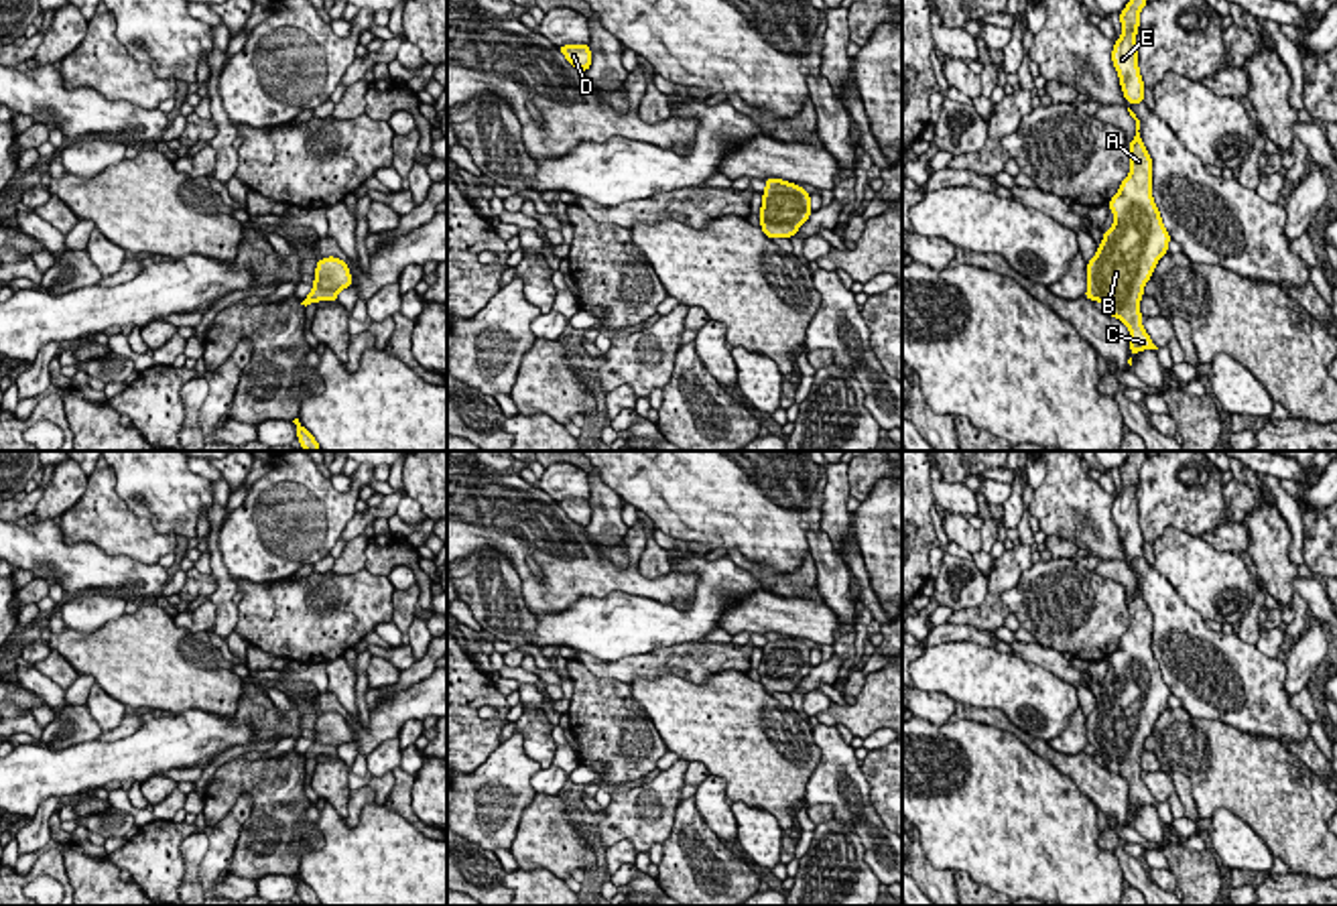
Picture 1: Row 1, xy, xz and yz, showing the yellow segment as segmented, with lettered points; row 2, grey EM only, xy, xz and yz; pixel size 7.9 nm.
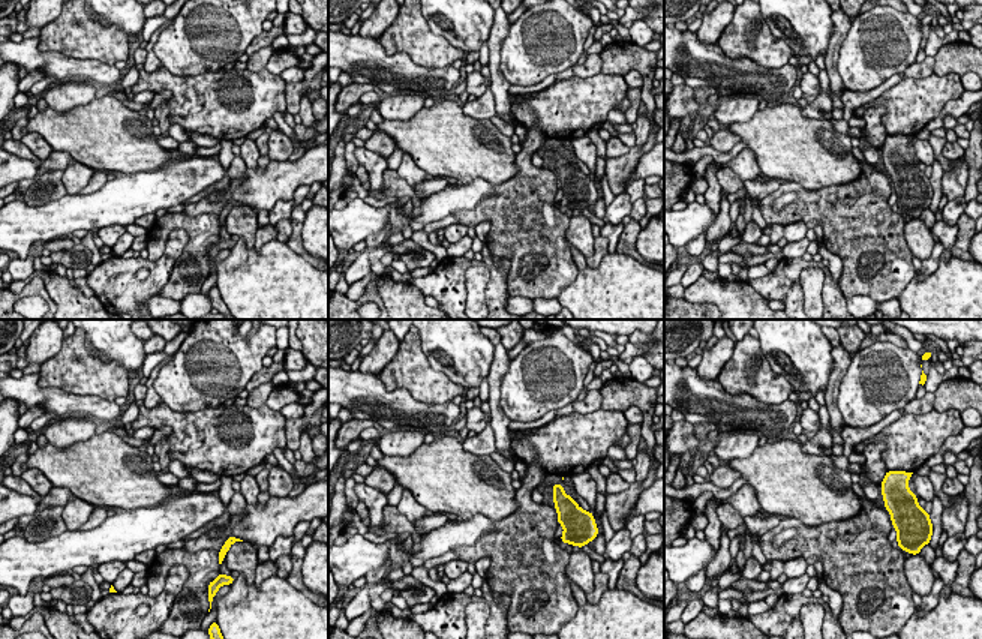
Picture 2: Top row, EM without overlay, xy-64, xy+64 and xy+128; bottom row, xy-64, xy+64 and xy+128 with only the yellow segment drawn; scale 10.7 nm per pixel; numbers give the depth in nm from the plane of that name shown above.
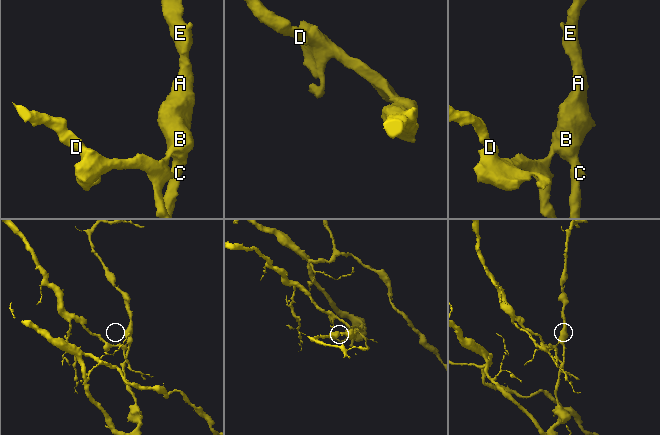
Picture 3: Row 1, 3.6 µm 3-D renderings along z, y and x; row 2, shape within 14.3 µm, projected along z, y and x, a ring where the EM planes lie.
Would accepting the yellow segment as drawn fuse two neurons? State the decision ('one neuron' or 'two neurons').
two neurons

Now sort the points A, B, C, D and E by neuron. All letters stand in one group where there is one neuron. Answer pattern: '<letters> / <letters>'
A B C E / D

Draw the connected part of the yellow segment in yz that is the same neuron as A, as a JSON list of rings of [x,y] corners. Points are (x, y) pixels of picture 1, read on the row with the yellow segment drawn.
[[[1130,108],[1128,112],[1136,120],[1136,136],[1128,146],[1130,173],[1107,203],[1113,213],[1113,225],[1103,232],[1097,254],[1087,260],[1087,286],[1095,293],[1103,311],[1128,327],[1130,353],[1134,355],[1144,349],[1158,349],[1142,327],[1140,301],[1144,297],[1146,282],[1152,278],[1158,260],[1168,252],[1168,242],[1172,238],[1164,228],[1158,205],[1152,197],[1152,158],[1138,132],[1140,120]]]

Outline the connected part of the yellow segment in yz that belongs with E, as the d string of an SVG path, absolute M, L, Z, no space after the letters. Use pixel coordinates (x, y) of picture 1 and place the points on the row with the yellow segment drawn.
M1130 0L1122 12L1122 37L1116 39L1111 61L1120 77L1122 93L1128 104L1142 104L1144 102L1144 81L1138 67L1138 26L1140 26L1140 12L1148 0Z

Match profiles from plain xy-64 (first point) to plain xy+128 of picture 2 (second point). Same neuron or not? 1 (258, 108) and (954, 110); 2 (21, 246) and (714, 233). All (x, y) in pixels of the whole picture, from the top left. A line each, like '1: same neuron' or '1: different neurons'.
1: different neurons
2: different neurons

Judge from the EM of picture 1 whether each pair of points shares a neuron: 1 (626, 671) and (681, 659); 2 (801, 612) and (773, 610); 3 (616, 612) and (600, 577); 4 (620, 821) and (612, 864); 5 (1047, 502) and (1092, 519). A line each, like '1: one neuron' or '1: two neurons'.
1: one neuron
2: one neuron
3: two neurons
4: two neurons
5: one neuron

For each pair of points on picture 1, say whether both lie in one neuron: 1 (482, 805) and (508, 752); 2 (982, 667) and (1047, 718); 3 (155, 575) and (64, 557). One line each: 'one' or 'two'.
1: one
2: one
3: one

